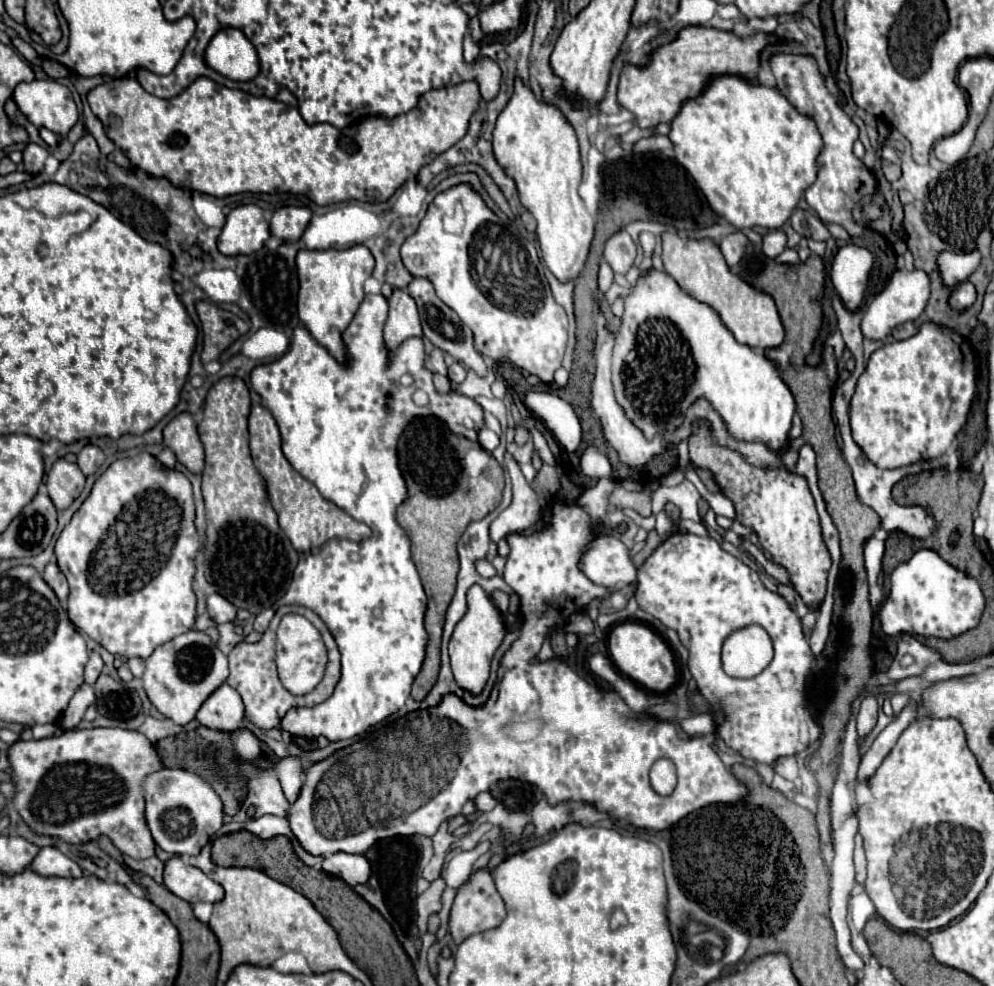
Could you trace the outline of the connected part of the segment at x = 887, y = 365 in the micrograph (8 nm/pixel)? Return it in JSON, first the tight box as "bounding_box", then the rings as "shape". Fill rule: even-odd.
{"bounding_box":[850,321,976,469],"shape":[[[932,321],[922,323],[916,335],[904,341],[892,341],[872,353],[850,403],[854,441],[882,469],[894,469],[946,453],[966,421],[976,395],[976,379],[975,356],[968,341],[944,325]]]}

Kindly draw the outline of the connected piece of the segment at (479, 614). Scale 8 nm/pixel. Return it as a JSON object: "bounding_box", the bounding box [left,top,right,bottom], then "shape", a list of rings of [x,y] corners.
{"bounding_box":[448,585,506,695],"shape":[[[472,585],[468,589],[468,611],[456,623],[450,645],[448,645],[452,671],[462,689],[472,691],[474,695],[478,695],[482,691],[482,687],[486,685],[488,675],[490,675],[490,661],[492,661],[504,633],[506,633],[506,627],[504,627],[502,615],[490,601],[488,593],[484,593],[484,589],[480,585]]]}

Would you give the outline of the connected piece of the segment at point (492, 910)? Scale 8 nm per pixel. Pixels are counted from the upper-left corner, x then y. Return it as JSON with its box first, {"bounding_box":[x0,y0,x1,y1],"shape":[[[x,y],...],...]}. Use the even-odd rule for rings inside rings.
{"bounding_box":[448,869,506,945],"shape":[[[478,869],[470,875],[470,879],[458,889],[454,903],[452,903],[452,911],[450,911],[450,919],[448,919],[448,931],[452,935],[452,941],[456,945],[460,945],[466,937],[470,937],[472,933],[478,931],[488,931],[498,927],[502,921],[506,919],[506,909],[504,909],[504,901],[500,899],[492,875],[488,869]]]}

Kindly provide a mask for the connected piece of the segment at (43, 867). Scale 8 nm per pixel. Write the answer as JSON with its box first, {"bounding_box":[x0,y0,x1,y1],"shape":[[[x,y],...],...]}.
{"bounding_box":[30,847,82,877],"shape":[[[42,847],[30,869],[42,877],[82,877],[82,869],[56,847]]]}

